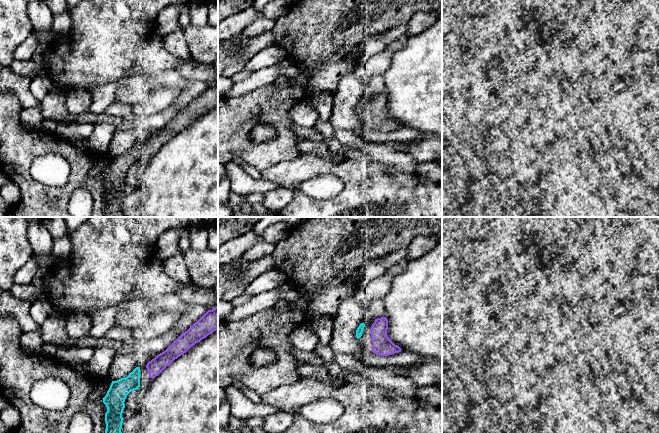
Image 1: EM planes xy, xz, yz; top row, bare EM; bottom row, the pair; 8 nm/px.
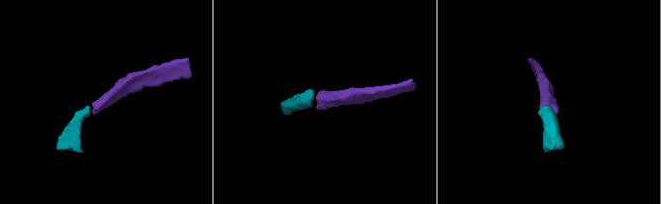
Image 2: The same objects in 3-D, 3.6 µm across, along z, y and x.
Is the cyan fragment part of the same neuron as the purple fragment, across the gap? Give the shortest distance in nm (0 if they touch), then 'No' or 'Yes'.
Distance 60 nm. Yes

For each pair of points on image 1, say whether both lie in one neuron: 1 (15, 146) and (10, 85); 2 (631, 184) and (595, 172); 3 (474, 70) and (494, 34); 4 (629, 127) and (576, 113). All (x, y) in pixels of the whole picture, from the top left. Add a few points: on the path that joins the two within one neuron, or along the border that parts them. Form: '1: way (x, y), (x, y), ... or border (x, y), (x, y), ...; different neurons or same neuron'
1: border (10, 92), (17, 97), (22, 107); different neurons
2: way (622, 184), (605, 184), (602, 181); same neuron
3: border (476, 57), (463, 66); different neurons
4: border (590, 99), (588, 110), (585, 114); different neurons

